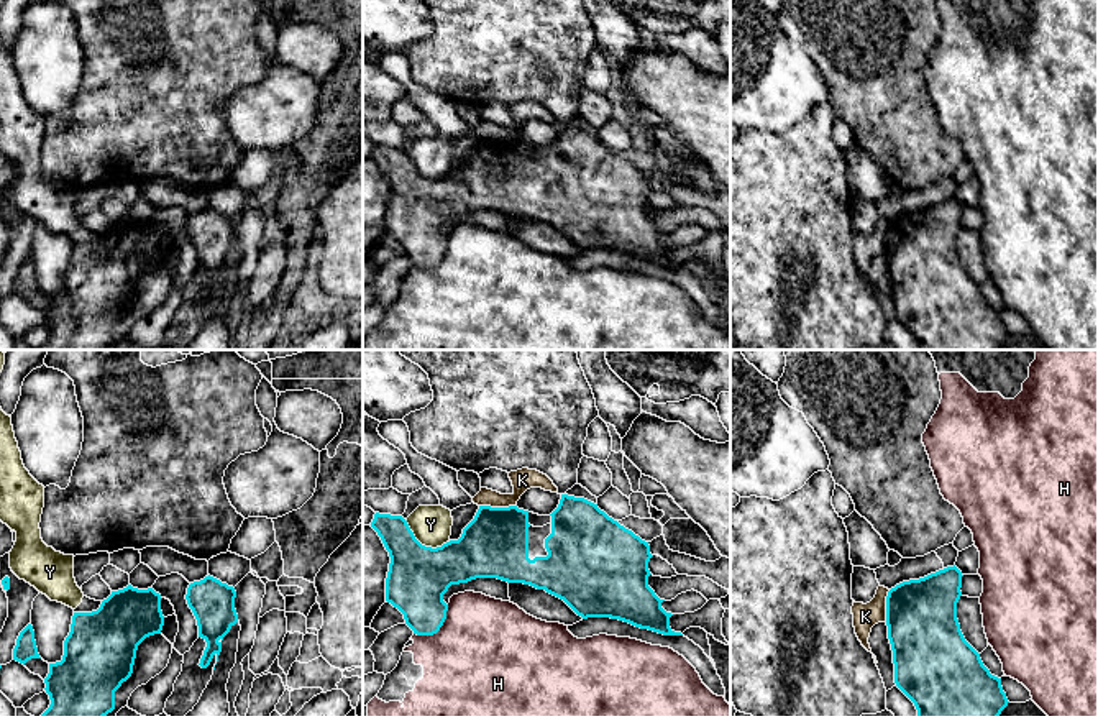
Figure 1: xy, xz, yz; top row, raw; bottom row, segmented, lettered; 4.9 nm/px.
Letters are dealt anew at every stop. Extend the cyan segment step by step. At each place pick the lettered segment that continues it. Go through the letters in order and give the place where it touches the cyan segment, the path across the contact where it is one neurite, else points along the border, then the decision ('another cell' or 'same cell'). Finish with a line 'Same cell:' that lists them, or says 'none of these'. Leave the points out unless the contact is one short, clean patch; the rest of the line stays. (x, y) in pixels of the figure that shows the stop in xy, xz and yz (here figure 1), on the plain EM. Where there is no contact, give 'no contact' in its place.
H: meets cyan in xz at (439, 261); another cell
K: meets cyan in xz at (498, 140); border along xz (480, 137), (514, 138); another cell
Y: meets cyan in xz at (424, 178); another cell
Same cell: none of these

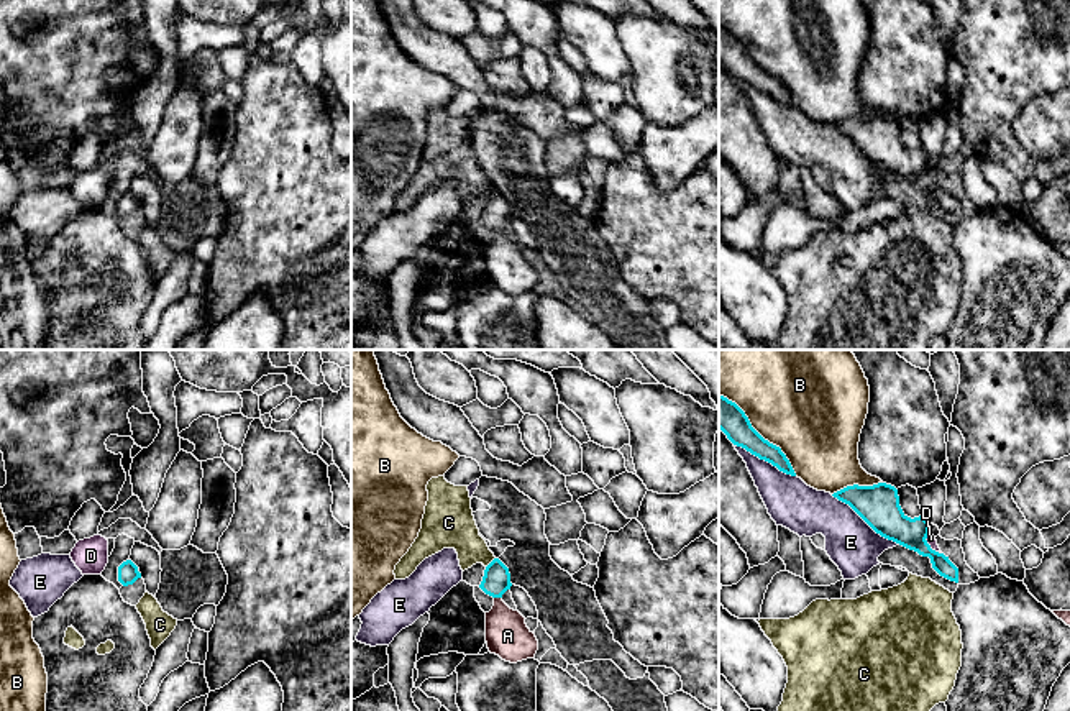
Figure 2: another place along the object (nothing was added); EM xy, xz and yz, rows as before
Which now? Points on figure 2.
A: meets cyan in xz at (498, 229); runs through xz (496, 212), (498, 229), (501, 253), (507, 268); same cell
B: meets cyan in yz at (759, 66); another cell
C: meets cyan in xz at (491, 194); border along xz (494, 189), (486, 199); another cell
D: meets cyan in yz at (929, 178); another cell
E: meets cyan in yz at (865, 153); another cell
Same cell: A

